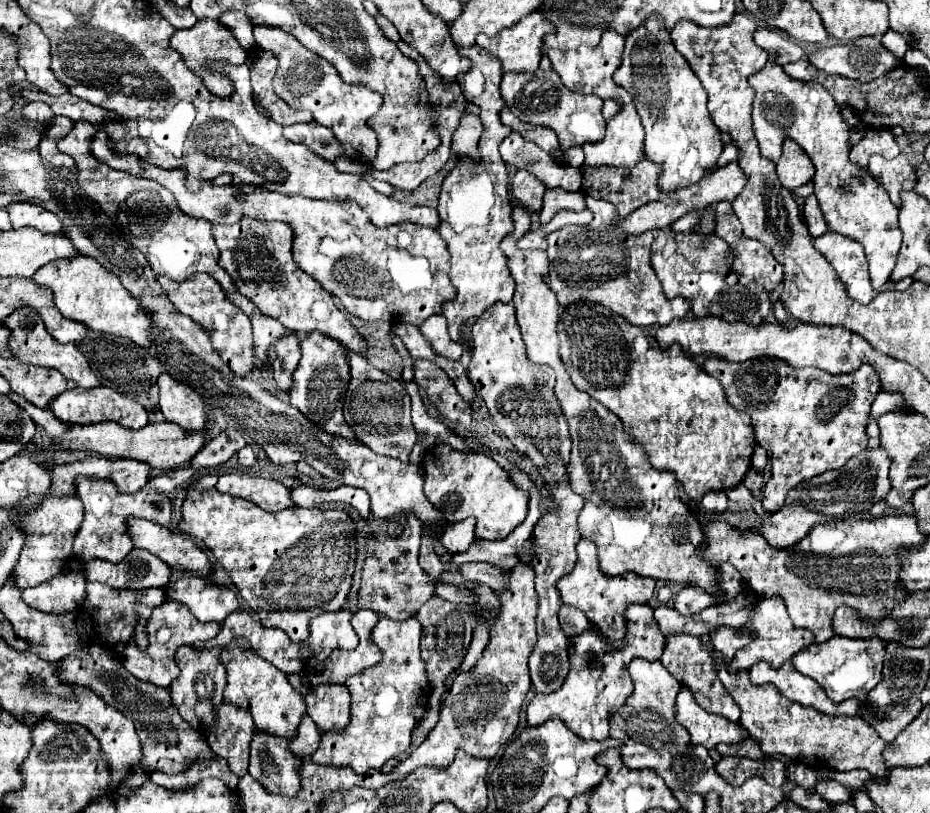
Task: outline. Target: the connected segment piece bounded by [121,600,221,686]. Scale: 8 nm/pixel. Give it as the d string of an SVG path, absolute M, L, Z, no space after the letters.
M165 600L165 604L155 608L155 612L149 618L149 624L147 624L147 634L149 634L149 642L151 642L149 648L145 652L141 652L135 644L129 644L121 654L123 666L127 668L127 672L131 672L141 682L155 684L155 686L169 686L179 676L179 668L175 664L177 648L183 644L193 644L195 640L211 640L217 636L219 628L221 626L215 622L195 620L195 616L191 616L191 612L187 612L187 606L179 604L177 600Z

